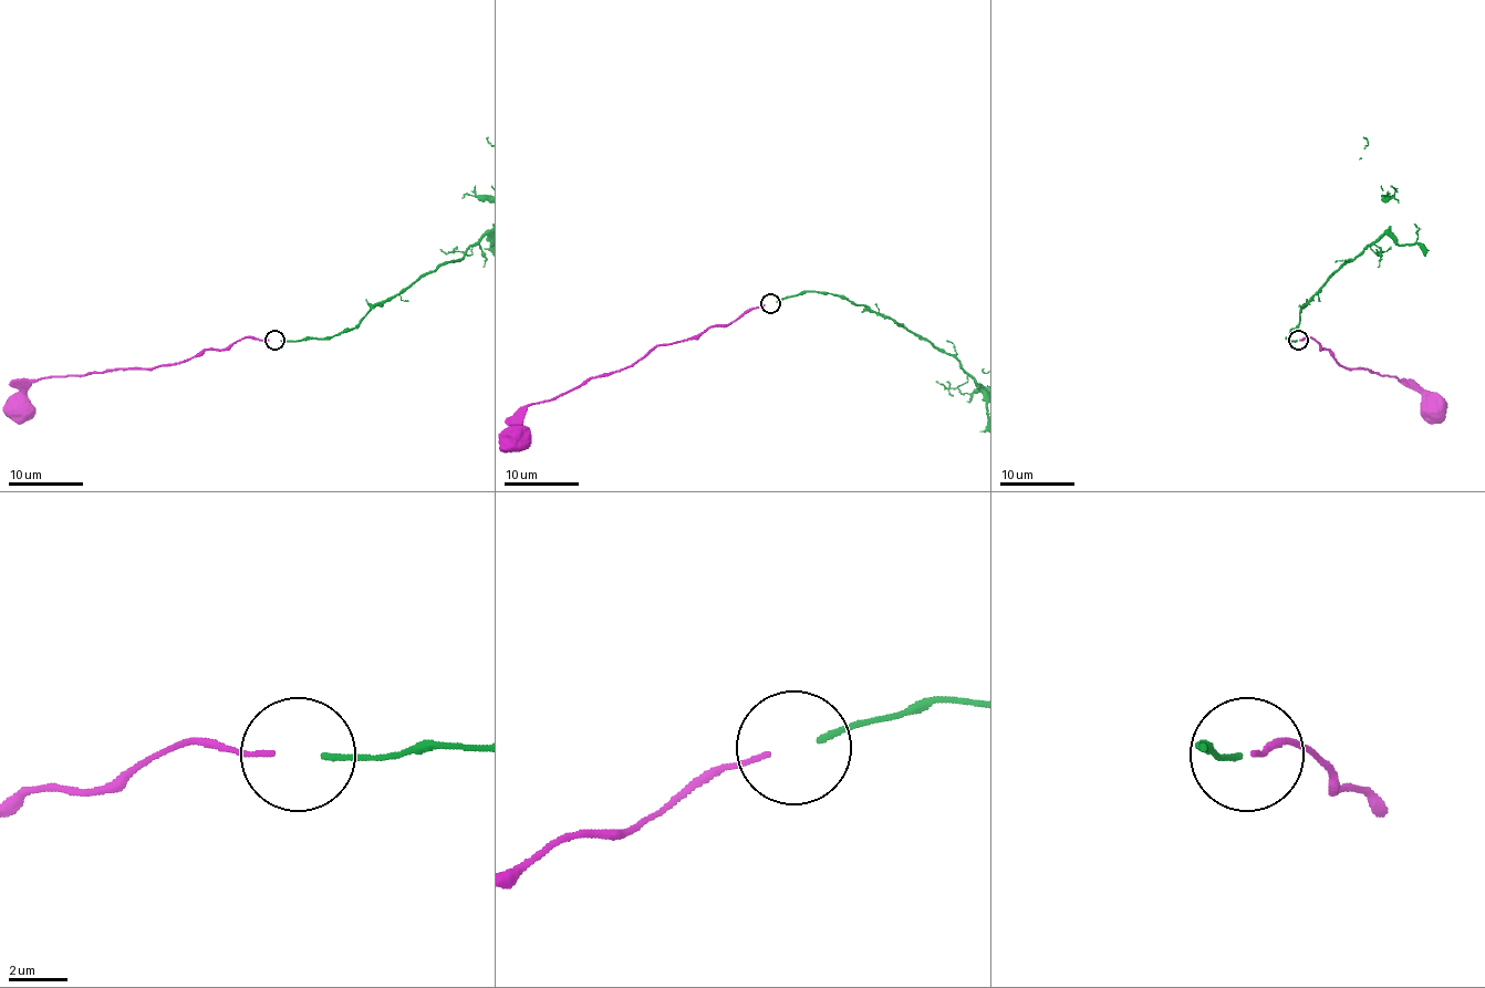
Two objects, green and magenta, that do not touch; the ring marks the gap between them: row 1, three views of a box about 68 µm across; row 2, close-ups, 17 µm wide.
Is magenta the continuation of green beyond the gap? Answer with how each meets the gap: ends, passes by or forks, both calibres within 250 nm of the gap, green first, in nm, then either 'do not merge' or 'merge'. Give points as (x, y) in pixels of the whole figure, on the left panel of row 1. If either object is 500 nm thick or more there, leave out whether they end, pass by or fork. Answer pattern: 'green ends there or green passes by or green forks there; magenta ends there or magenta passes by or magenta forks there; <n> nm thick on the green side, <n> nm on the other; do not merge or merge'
green ends there; magenta ends there; 220 nm thick on the green side, 170 nm on the other; do not merge

